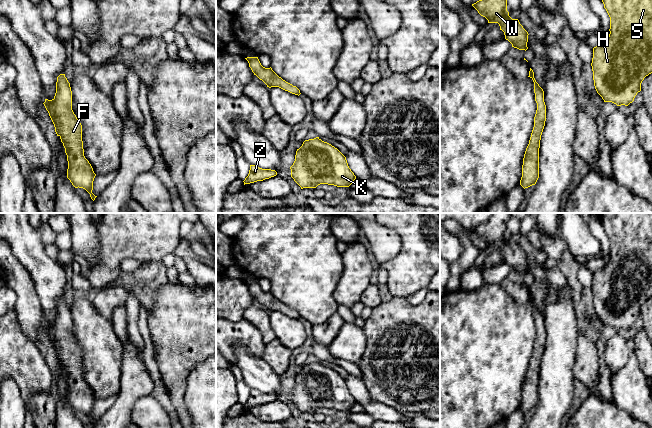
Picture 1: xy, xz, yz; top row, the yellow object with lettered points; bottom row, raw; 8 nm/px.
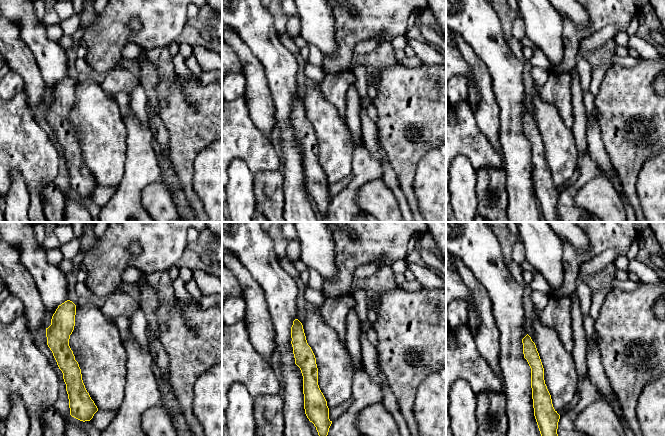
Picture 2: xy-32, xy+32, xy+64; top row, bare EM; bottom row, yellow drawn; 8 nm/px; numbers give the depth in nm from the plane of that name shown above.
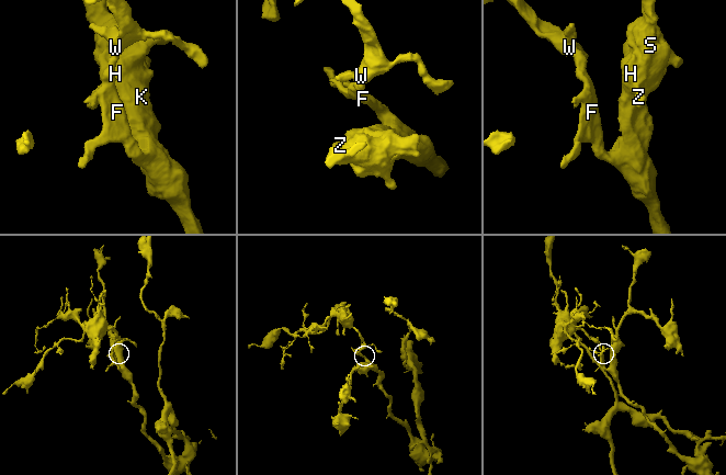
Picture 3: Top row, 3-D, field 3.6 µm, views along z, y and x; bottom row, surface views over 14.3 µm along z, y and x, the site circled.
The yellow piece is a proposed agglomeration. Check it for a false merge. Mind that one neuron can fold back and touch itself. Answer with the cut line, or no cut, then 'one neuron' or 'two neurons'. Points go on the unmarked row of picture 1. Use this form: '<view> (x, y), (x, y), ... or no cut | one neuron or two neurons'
no cut | one neuron

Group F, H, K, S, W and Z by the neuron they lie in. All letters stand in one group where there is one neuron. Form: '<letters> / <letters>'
F H K S W Z

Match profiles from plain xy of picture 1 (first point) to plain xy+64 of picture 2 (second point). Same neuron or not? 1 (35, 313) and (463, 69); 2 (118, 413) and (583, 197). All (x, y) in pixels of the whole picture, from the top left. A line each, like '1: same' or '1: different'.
1: different
2: different

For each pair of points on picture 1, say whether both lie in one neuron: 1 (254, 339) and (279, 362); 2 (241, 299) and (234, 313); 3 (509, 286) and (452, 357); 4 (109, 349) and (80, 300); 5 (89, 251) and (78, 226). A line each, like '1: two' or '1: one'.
1: two
2: one
3: two
4: one
5: one

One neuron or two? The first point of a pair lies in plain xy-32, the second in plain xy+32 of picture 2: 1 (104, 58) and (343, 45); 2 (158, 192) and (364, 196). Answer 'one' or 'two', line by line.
1: one
2: one

